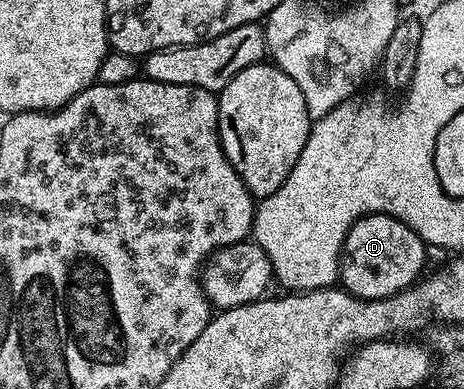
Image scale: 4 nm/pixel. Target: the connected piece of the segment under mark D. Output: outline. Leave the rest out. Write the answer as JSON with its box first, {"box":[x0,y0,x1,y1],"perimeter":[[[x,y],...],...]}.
{"box":[338,213,428,301],"perimeter":[[[368,213],[357,218],[345,235],[339,251],[338,284],[362,301],[392,297],[420,280],[427,252],[428,246],[405,223],[384,213]]]}

